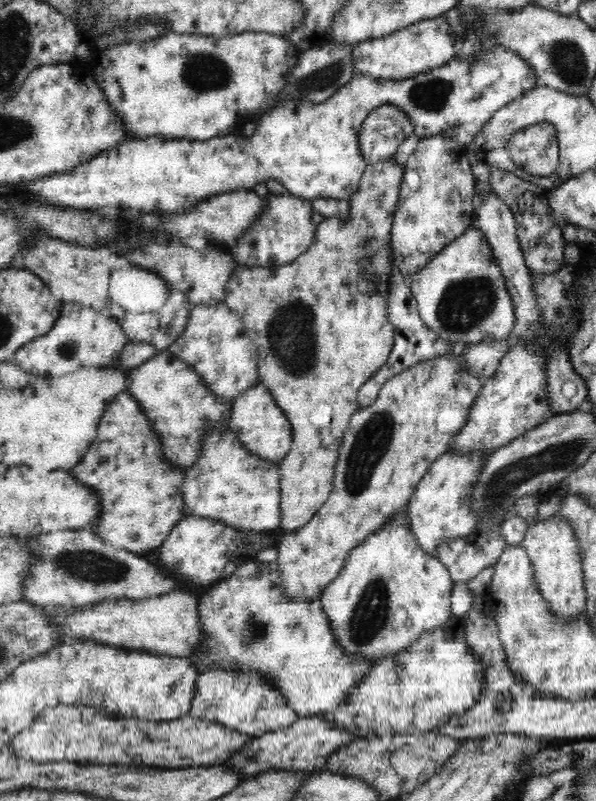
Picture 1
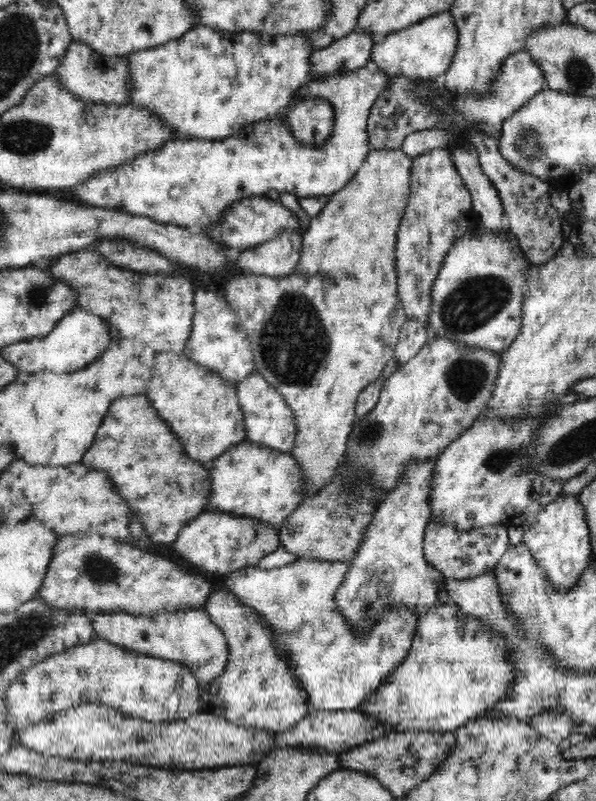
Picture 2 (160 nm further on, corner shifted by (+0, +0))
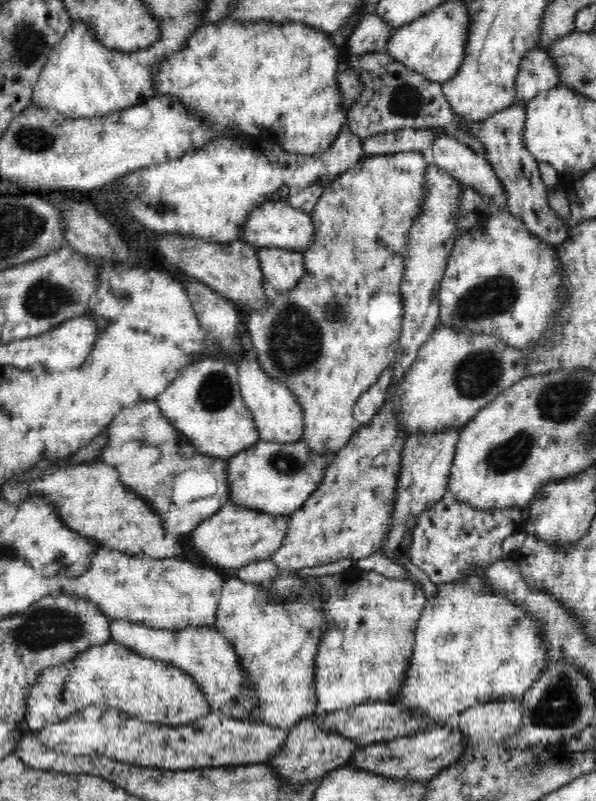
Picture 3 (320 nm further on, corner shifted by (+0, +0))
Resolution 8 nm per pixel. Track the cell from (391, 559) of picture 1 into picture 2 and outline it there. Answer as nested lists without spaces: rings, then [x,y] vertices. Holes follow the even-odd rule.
[[[438,456],[432,458],[422,458],[422,460],[412,460],[402,474],[398,476],[396,486],[386,494],[382,502],[377,506],[374,514],[374,522],[370,524],[366,538],[360,545],[356,556],[350,562],[350,572],[344,581],[344,584],[338,589],[336,598],[339,609],[346,615],[350,626],[353,629],[358,628],[358,634],[362,635],[362,628],[374,626],[378,622],[380,612],[385,610],[386,604],[390,602],[401,602],[403,605],[415,610],[419,616],[422,616],[426,610],[438,604],[438,588],[441,588],[443,582],[442,574],[438,570],[433,570],[424,559],[422,552],[422,542],[425,536],[426,526],[429,524],[432,516],[432,507],[430,507],[430,493],[433,485],[433,474],[437,465]]]

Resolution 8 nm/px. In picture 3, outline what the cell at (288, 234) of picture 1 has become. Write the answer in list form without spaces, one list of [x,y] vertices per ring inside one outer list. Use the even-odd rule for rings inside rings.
[[[262,247],[257,255],[263,272],[264,282],[272,295],[290,294],[300,279],[306,276],[302,253],[291,250]]]

